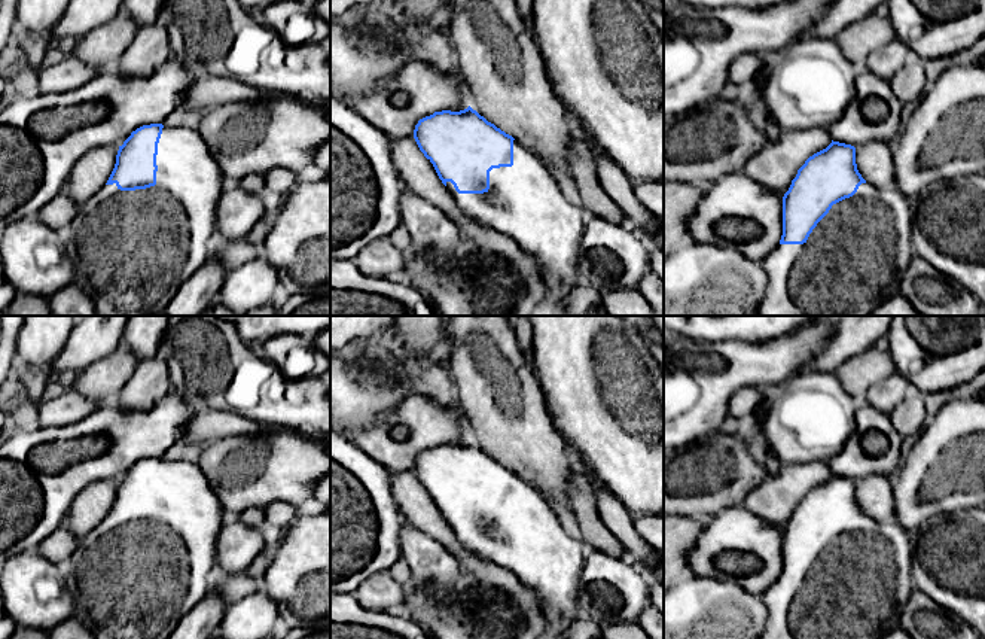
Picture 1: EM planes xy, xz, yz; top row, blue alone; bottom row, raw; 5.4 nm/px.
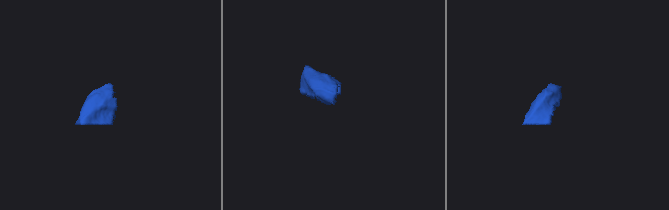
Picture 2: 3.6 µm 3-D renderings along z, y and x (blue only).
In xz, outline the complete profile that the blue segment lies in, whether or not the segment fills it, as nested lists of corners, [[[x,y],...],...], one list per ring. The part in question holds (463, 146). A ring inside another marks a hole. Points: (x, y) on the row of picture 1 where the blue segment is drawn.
[[[470,106],[420,119],[414,139],[466,216],[515,240],[537,261],[548,292],[530,316],[567,316],[564,299],[580,284],[579,270],[585,261],[580,247],[585,219],[583,209],[565,200],[562,182],[536,153]]]

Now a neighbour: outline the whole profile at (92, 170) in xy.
[[[100,146],[85,153],[71,168],[64,192],[82,212],[85,204],[107,183],[119,146]]]

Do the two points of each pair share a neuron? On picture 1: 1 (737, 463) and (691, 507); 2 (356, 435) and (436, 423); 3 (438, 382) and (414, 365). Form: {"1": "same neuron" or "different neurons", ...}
{"1": "same neuron", "2": "same neuron", "3": "same neuron"}

